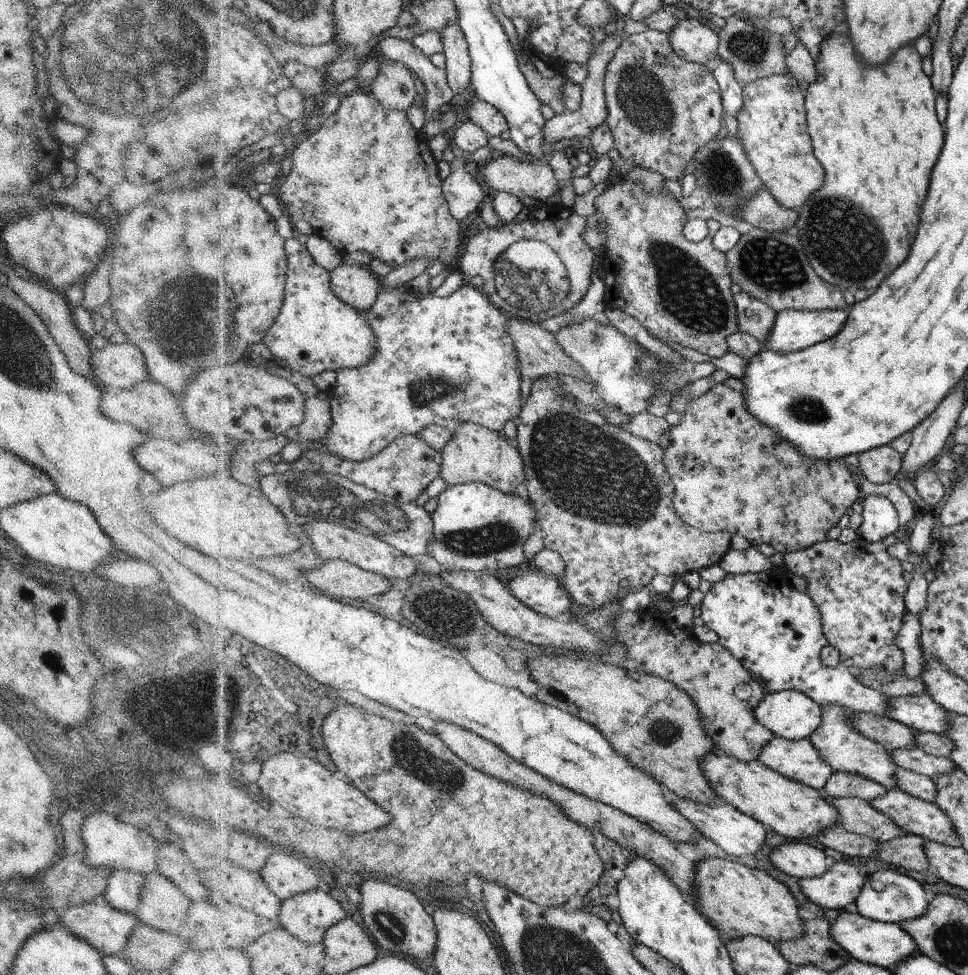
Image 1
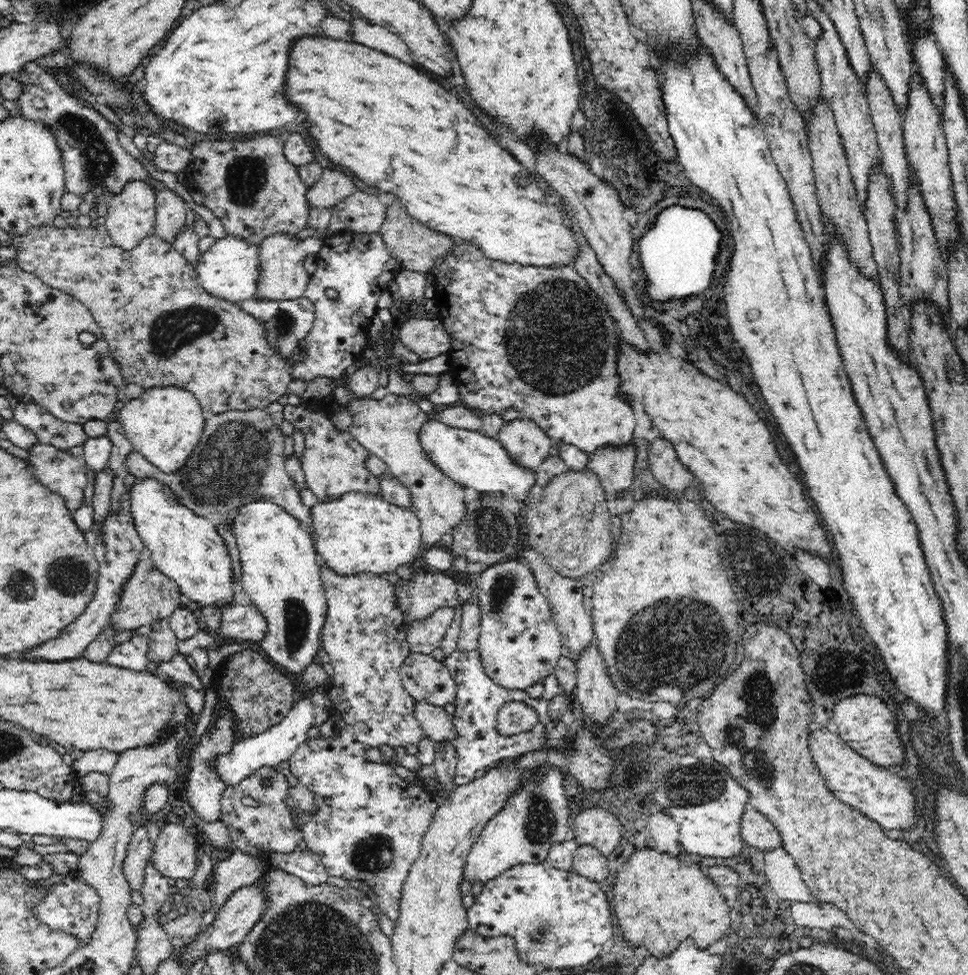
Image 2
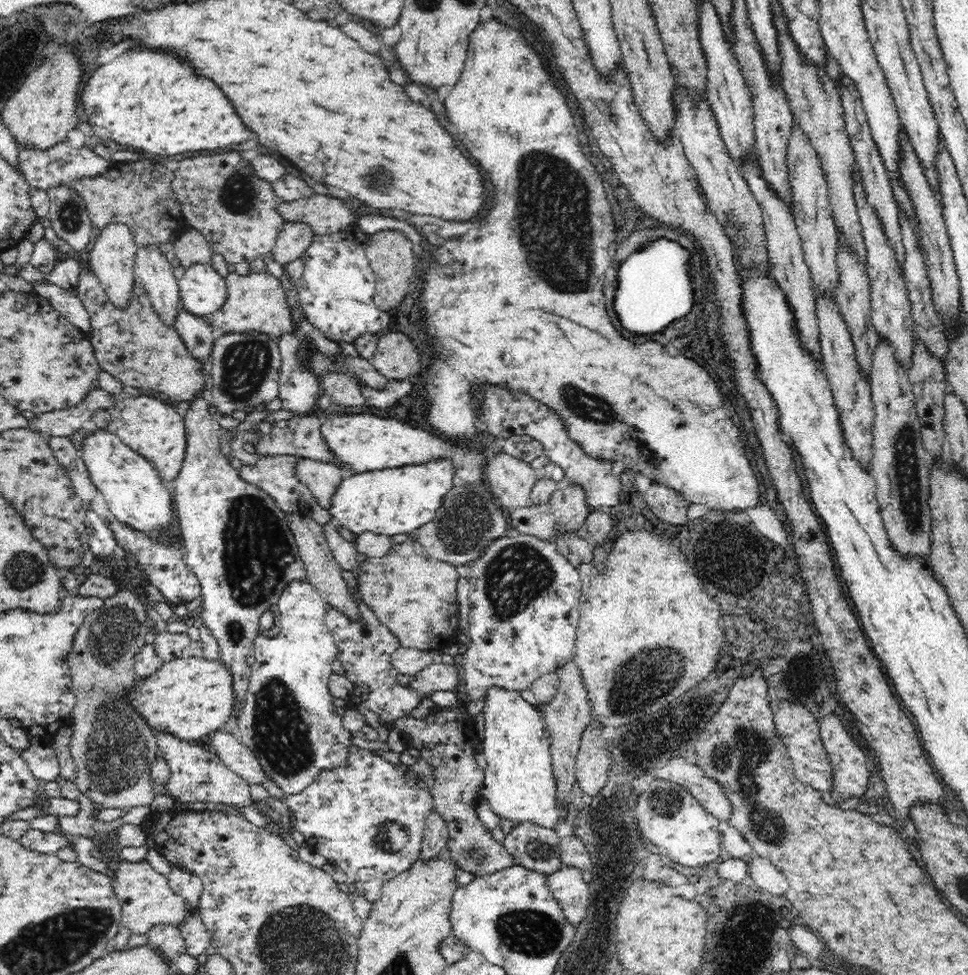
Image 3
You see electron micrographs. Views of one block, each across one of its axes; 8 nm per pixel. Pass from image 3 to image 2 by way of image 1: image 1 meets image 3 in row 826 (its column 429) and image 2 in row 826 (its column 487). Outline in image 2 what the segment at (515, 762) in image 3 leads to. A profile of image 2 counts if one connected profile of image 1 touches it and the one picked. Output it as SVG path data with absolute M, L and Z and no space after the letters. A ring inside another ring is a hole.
M556 766L542 768L540 778L530 776L520 786L520 790L511 793L506 806L482 829L471 847L464 868L464 879L469 879L472 884L476 880L485 883L512 865L546 862L554 844L565 842L574 836L570 829L571 811L564 792L564 774Z

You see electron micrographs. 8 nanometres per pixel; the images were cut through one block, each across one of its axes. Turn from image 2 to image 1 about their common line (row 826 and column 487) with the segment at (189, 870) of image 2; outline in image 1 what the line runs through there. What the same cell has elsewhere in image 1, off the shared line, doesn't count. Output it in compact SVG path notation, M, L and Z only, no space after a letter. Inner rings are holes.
M496 154L492 162L482 165L482 174L484 177L481 174L478 177L484 179L494 192L503 191L515 195L518 199L528 196L536 201L546 202L547 198L553 196L561 187L559 178L548 164L522 161L514 156Z

